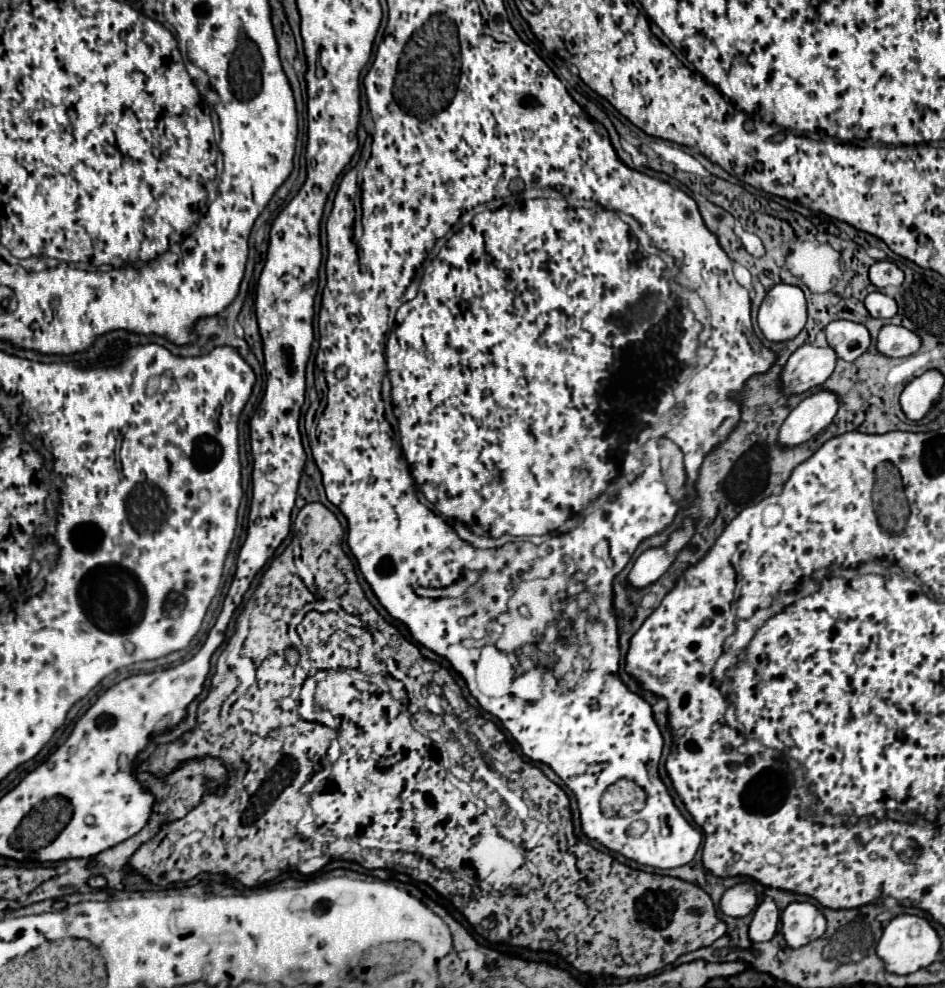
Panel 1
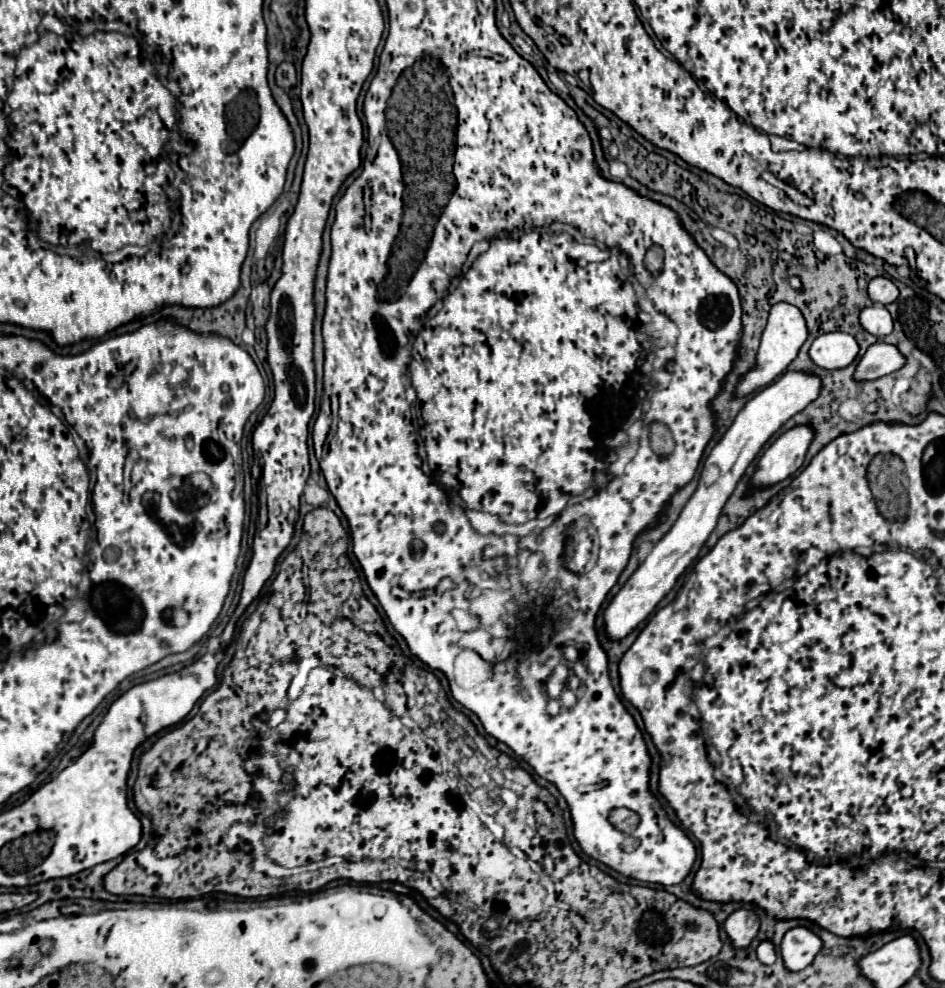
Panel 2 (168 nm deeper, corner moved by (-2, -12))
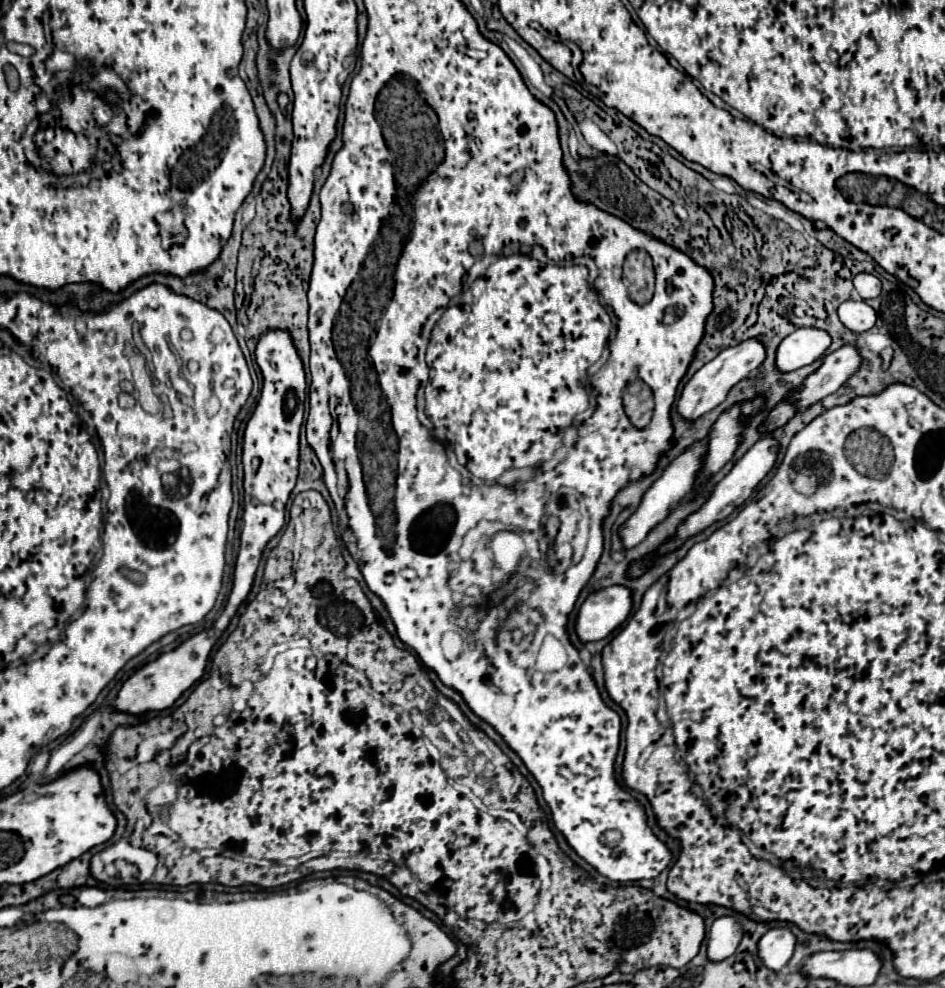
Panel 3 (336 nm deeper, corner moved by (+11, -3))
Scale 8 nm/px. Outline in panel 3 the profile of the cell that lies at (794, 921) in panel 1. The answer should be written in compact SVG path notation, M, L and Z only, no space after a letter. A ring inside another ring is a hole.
M785 927L769 929L757 943L757 957L767 969L781 971L791 959L793 947L795 947L795 937L789 929Z

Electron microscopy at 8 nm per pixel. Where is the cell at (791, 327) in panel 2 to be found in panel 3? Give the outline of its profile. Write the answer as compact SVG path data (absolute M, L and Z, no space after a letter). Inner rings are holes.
M749 339L745 343L739 343L735 347L727 347L723 349L713 361L705 363L683 387L681 391L681 397L677 401L677 413L685 419L685 421L695 421L699 419L703 413L715 409L723 399L725 395L729 393L729 389L741 381L743 377L747 377L749 373L753 373L765 359L765 349L761 345L761 341L757 339Z

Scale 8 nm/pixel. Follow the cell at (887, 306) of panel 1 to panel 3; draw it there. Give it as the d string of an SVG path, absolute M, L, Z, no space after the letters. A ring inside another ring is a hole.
M843 301L837 309L837 315L841 323L853 333L869 331L877 321L877 313L865 301Z

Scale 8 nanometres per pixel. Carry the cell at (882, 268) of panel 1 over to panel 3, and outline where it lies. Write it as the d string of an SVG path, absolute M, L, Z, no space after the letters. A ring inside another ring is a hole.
M859 273L853 279L853 283L855 283L855 289L861 295L861 299L873 299L873 297L879 297L879 293L881 293L881 281L869 273Z

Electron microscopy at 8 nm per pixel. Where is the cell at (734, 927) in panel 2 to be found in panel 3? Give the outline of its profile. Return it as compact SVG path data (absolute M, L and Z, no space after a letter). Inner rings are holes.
M719 917L711 927L711 937L707 941L707 959L713 963L731 957L743 937L743 929L735 917Z

